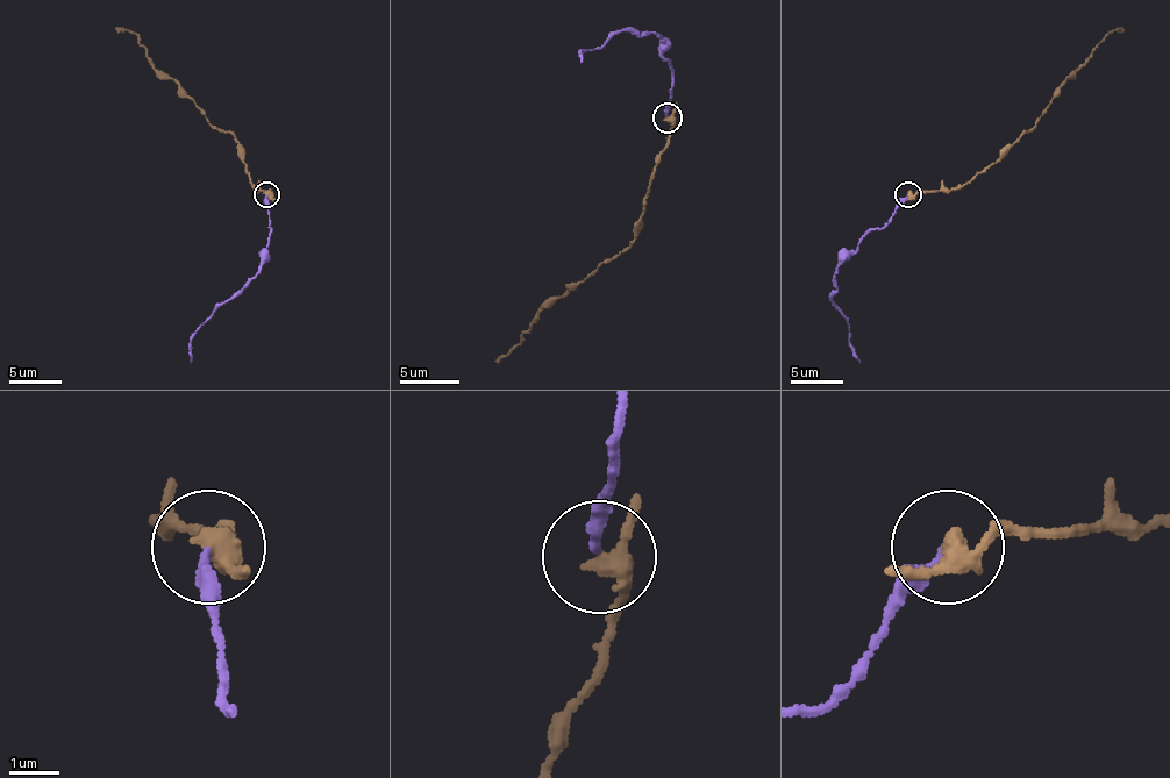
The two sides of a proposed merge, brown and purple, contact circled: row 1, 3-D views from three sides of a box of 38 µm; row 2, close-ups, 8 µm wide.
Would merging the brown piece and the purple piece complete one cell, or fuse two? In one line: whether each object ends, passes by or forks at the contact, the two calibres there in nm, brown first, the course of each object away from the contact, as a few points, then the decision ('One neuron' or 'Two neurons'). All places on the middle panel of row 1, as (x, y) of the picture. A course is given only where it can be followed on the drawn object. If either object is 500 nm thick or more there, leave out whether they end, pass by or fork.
At the ring brown passes by. At the ring purple ends. Thickness 360 nm (brown) against 260 nm. Course of brown: (666, 118), (672, 123), (670, 144), (661, 154), (642, 228), (628, 247), (573, 283), (496, 363). Course of purple: (666, 115), (672, 68), (655, 34), (615, 31), (594, 49), (579, 49), (583, 61). Two neurons

